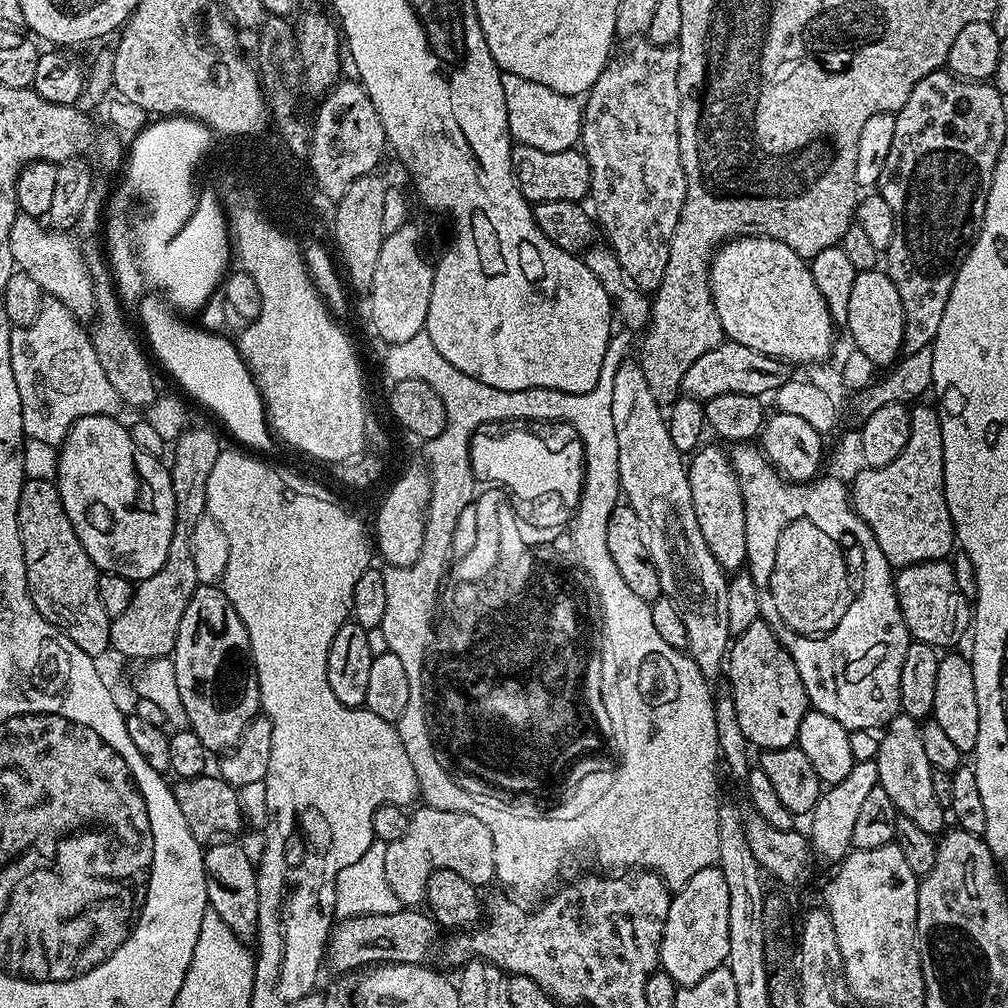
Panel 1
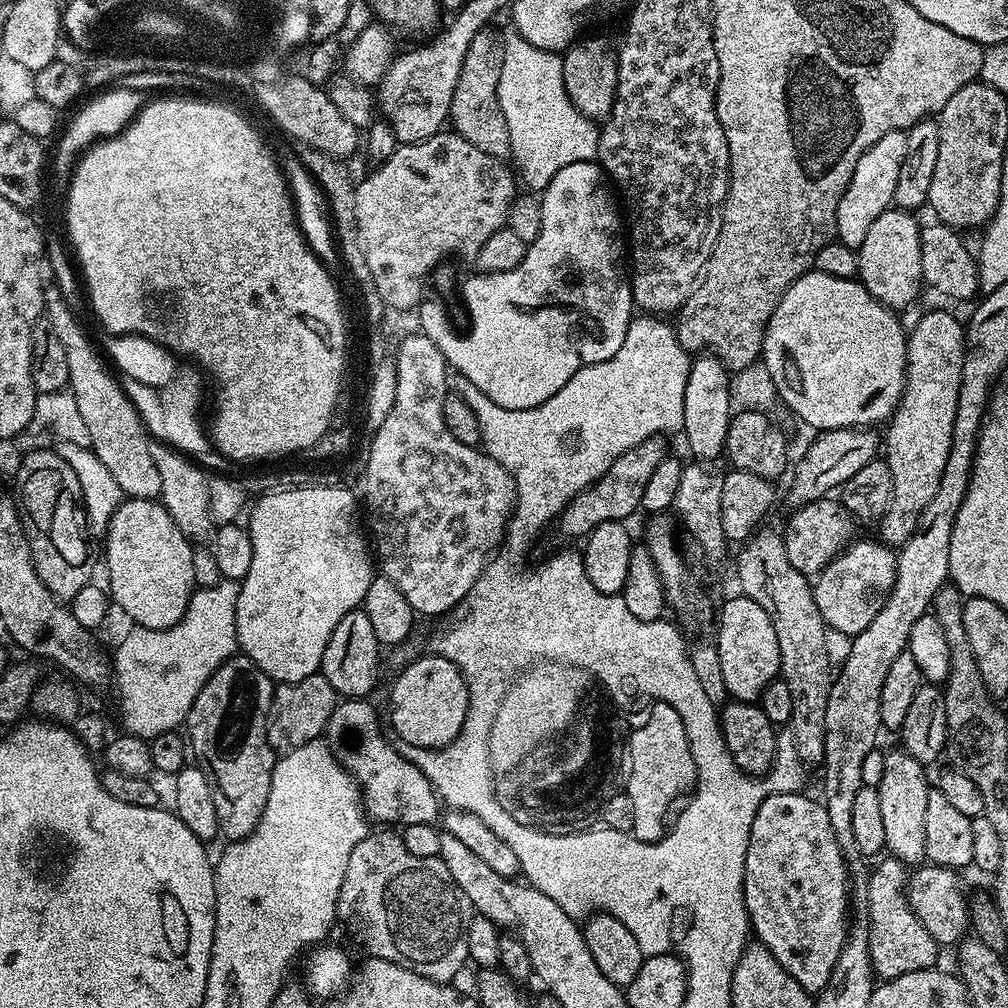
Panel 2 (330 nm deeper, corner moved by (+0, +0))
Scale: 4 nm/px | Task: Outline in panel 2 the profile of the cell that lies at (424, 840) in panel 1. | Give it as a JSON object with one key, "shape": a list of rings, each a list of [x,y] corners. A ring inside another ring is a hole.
{"shape":[[[369,831],[368,836],[350,850],[346,878],[342,878],[342,890],[336,902],[337,921],[348,927],[349,934],[368,951],[369,957],[414,970],[439,984],[455,981],[460,967],[469,963],[468,924],[474,915],[470,898],[466,898],[458,882],[450,878],[450,870],[446,870],[439,856],[418,858],[406,850],[395,831],[380,831],[384,832]]]}

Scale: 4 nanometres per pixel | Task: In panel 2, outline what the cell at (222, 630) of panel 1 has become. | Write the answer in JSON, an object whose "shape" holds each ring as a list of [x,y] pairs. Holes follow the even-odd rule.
{"shape":[[[237,654],[231,656],[202,686],[194,706],[186,721],[186,743],[195,763],[204,771],[214,794],[214,806],[218,810],[220,836],[225,841],[245,840],[258,826],[262,810],[266,810],[266,798],[270,798],[270,778],[274,774],[278,754],[268,741],[268,715],[272,705],[274,681],[260,669],[249,656]]]}

